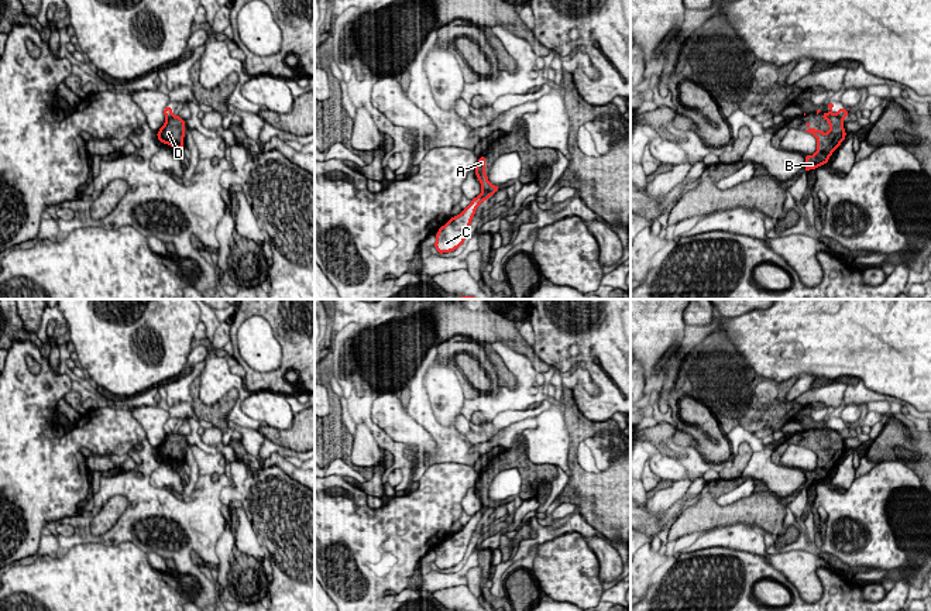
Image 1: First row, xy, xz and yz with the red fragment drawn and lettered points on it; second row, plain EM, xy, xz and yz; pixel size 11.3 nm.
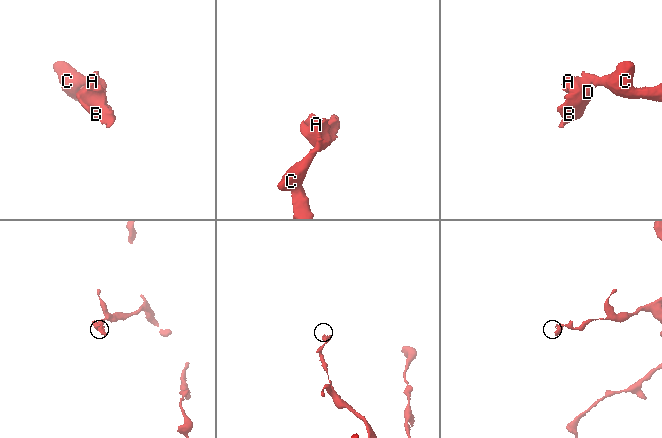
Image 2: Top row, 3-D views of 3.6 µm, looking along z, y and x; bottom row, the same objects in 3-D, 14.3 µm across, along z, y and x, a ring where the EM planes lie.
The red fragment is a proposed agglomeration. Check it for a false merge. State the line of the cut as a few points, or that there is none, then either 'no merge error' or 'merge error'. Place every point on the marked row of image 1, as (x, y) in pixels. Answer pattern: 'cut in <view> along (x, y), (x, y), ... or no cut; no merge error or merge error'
cut in xz along (483, 189), (490, 195); merge error

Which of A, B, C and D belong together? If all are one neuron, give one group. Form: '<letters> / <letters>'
A B D / C

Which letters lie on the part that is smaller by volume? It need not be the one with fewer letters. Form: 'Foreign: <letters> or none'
Foreign: A, B, D

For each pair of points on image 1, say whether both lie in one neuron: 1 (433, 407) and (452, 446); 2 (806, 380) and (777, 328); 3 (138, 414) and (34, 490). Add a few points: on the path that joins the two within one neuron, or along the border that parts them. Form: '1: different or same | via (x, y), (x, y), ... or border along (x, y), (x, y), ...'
1: same | via (437, 416), (446, 436)
2: different | border along (799, 376), (811, 374), (816, 378)
3: different | border along (129, 409), (147, 436)

